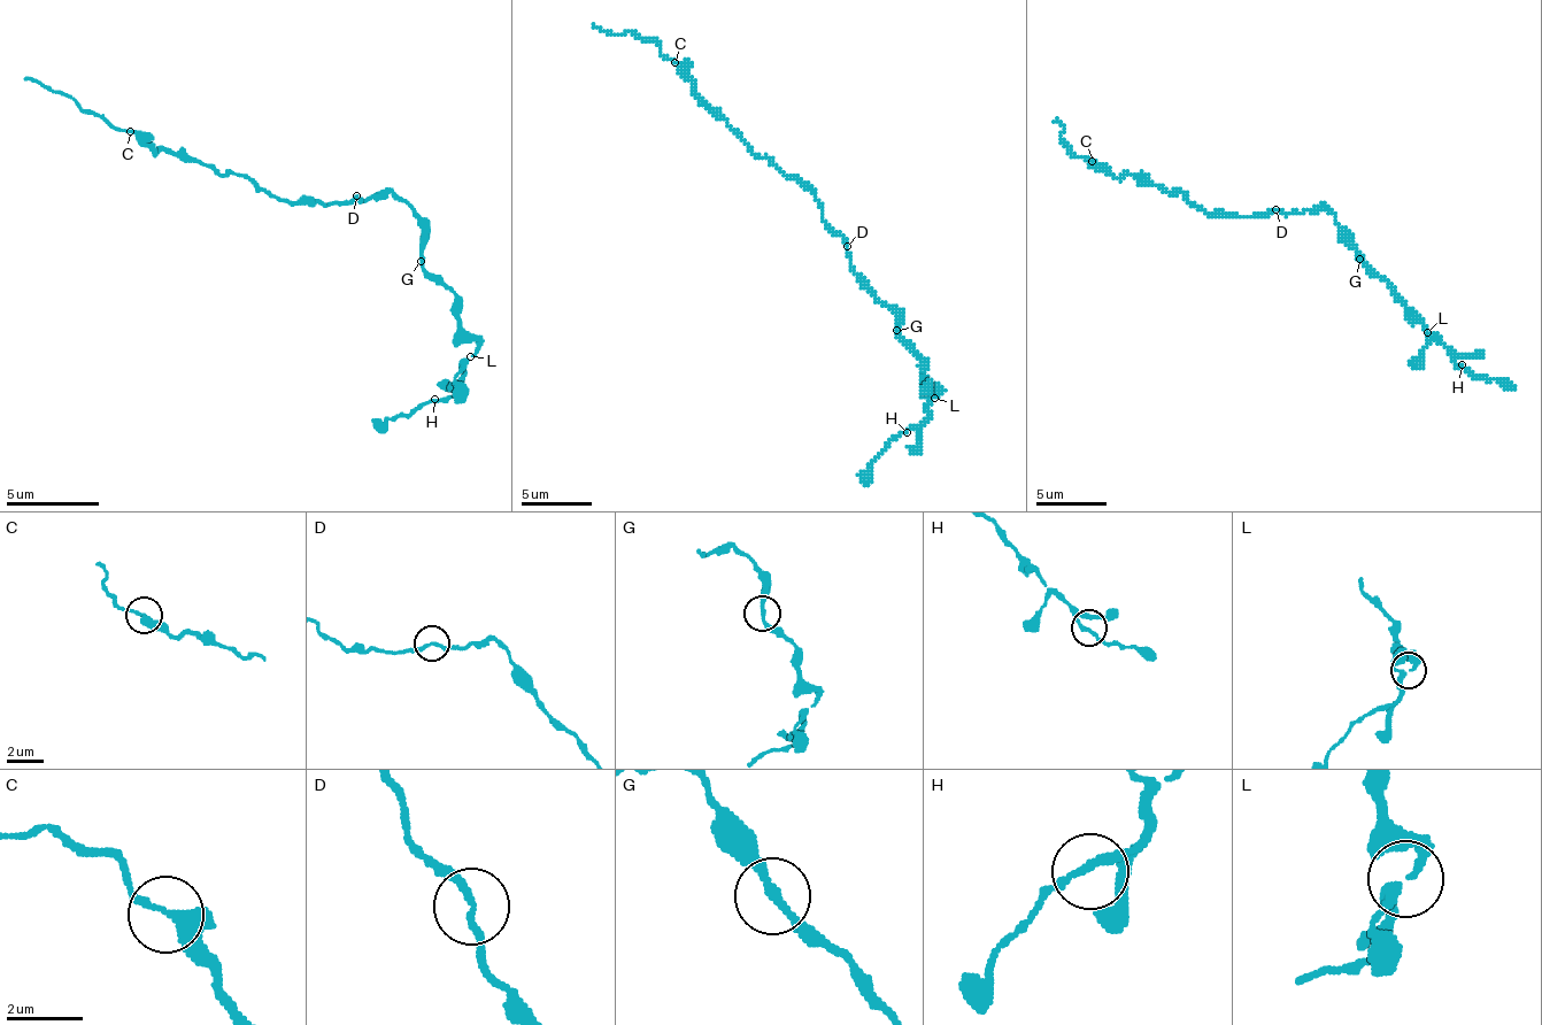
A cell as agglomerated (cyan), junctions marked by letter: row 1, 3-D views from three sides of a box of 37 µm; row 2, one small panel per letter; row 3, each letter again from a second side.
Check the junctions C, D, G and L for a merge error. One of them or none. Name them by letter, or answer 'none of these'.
none of these

